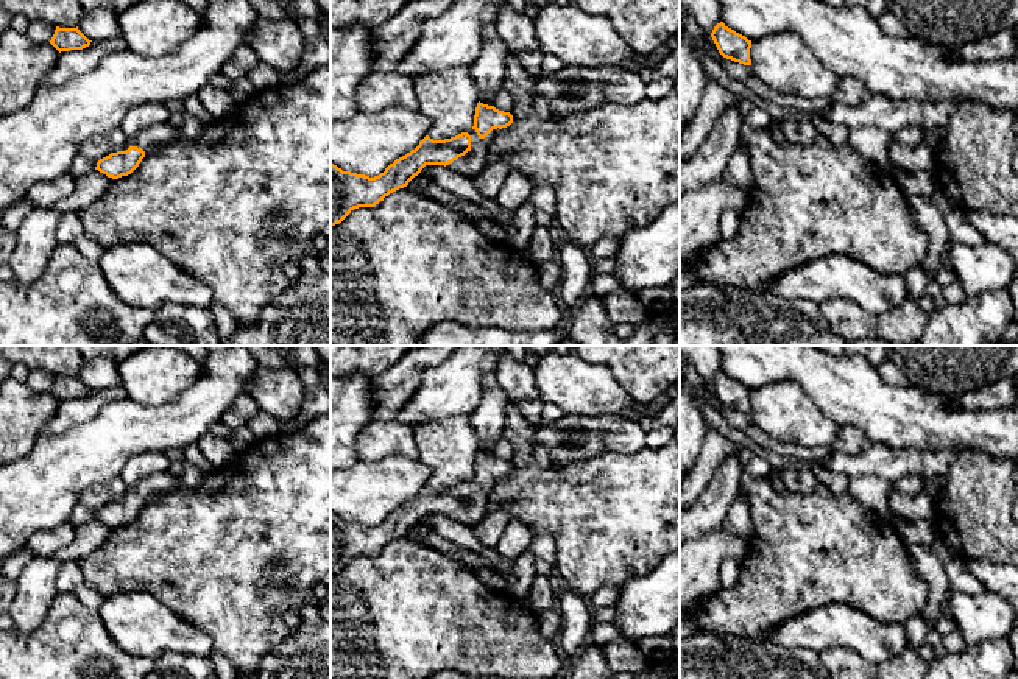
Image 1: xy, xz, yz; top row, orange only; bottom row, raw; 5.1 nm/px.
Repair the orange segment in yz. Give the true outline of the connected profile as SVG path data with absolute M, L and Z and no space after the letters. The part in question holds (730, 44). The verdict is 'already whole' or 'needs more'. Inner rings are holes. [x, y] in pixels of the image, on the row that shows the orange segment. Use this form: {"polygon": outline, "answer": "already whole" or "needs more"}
{"polygon": "M720 22L714 26L711 37L723 58L744 65L751 65L751 40L748 40L745 36L736 33L734 30L728 28L723 22Z", "answer": "already whole"}

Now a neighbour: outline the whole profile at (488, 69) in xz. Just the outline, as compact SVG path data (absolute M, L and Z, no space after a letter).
M496 25L482 28L482 48L475 61L468 67L479 86L480 103L493 106L497 90L504 87L505 62L510 55L505 42L497 34Z

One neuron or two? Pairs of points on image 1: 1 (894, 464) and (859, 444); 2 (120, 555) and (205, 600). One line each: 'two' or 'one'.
1: two
2: one

